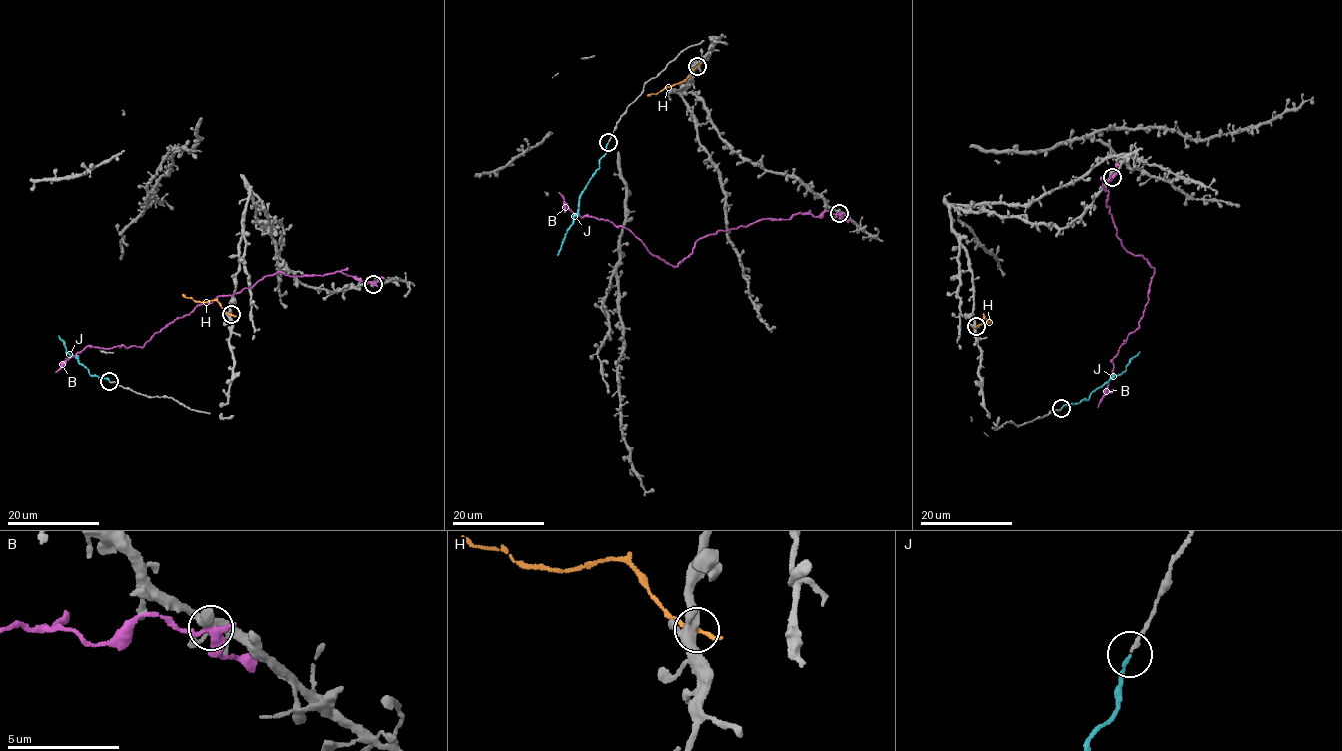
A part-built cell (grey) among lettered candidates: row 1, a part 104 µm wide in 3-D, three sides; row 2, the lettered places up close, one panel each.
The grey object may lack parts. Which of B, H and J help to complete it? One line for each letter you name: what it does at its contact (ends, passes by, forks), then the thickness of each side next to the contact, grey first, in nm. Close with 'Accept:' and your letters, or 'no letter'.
J: It ends there. Thickness 160 nm (grey) against 140 nm
Accept: J

